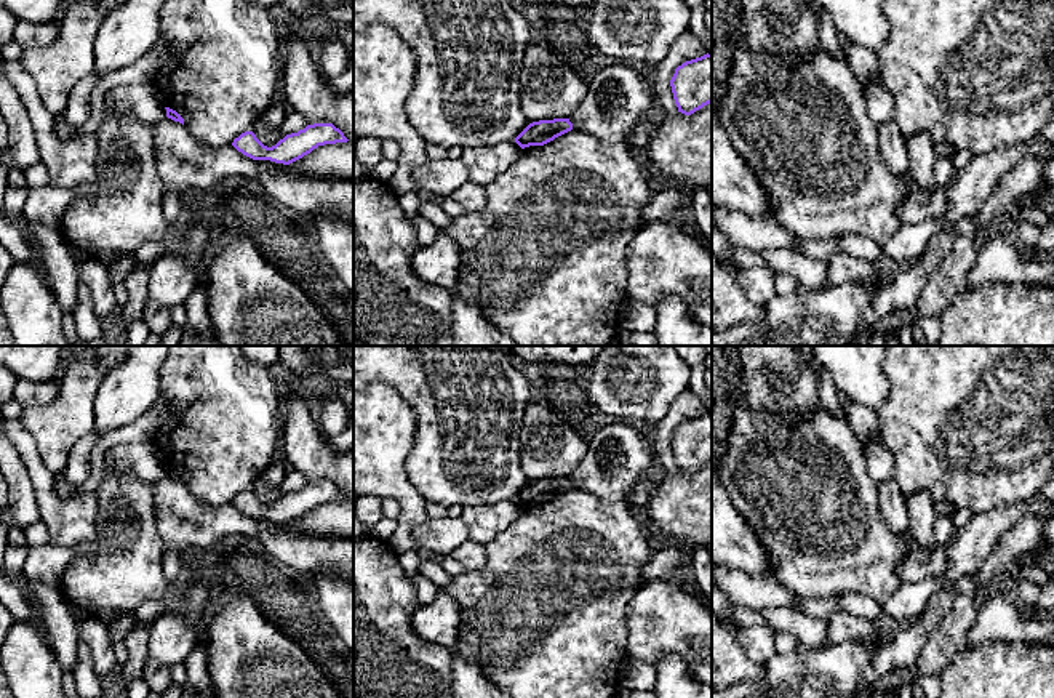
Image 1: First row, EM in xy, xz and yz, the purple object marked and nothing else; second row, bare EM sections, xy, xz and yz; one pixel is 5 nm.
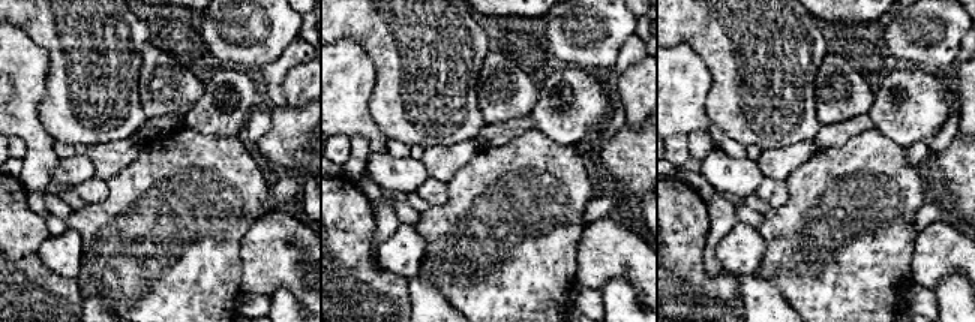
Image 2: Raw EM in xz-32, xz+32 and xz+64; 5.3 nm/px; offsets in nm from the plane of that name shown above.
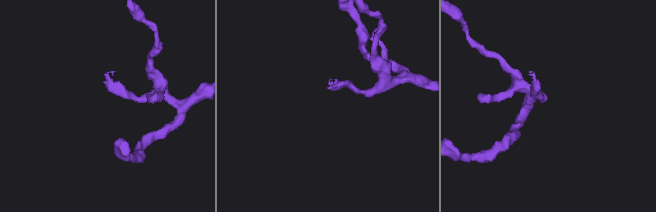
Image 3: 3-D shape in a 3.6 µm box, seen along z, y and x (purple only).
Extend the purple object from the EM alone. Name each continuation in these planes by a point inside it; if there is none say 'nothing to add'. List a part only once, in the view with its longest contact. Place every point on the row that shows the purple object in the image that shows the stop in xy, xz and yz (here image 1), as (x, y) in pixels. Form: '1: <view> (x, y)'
nothing to add

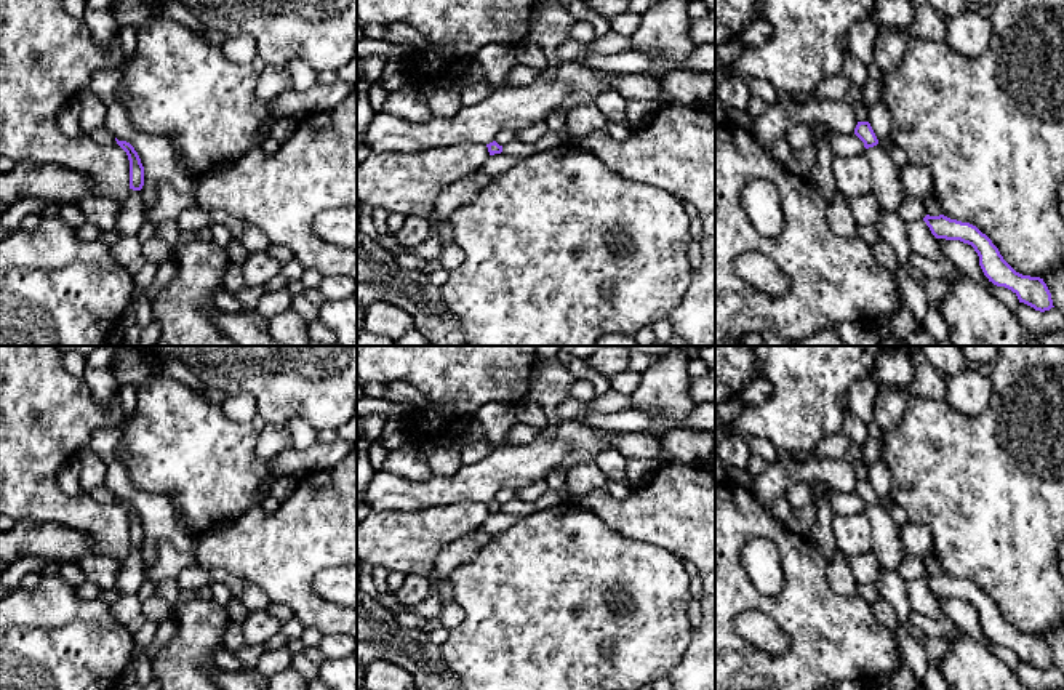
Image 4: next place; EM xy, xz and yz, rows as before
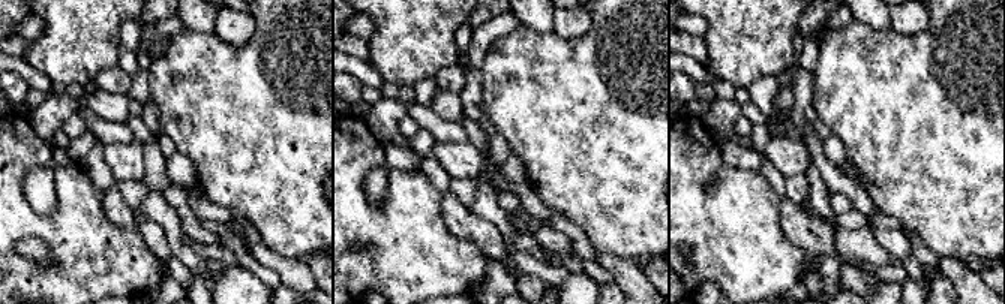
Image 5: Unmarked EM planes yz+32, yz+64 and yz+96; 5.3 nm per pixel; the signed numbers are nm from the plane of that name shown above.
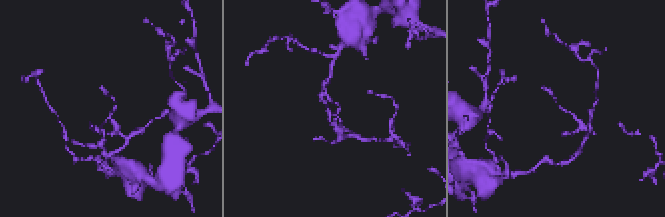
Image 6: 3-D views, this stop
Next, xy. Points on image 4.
nothing to add

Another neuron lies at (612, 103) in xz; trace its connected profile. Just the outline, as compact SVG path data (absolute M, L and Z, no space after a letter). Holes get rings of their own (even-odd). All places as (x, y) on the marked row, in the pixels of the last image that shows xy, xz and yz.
M608 90L602 93L597 98L595 104L608 122L616 122L630 126L626 114L627 99L618 90Z

